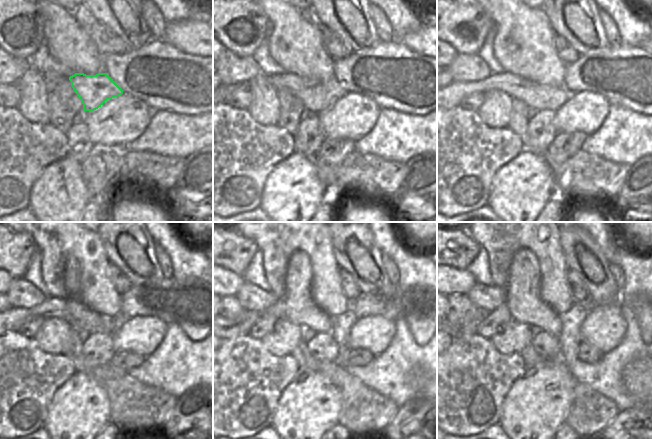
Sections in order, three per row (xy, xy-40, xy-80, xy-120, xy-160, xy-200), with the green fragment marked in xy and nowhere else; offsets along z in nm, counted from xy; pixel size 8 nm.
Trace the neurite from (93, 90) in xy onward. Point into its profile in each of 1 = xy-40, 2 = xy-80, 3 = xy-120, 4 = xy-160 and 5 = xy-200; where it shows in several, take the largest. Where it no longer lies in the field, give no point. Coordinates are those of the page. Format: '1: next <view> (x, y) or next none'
1: next xy-40 (317, 96)
2: next xy-80 (540, 97)
3: next xy-120 (12, 319)
4: next xy-160 (240, 326)
5: next xy-200 (457, 333)

